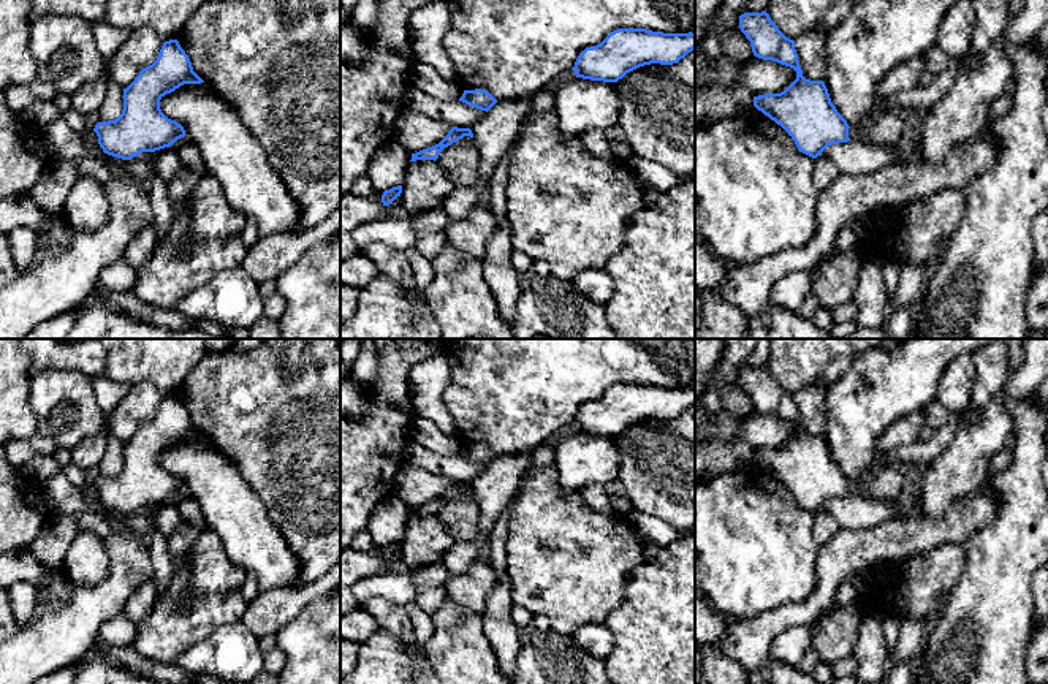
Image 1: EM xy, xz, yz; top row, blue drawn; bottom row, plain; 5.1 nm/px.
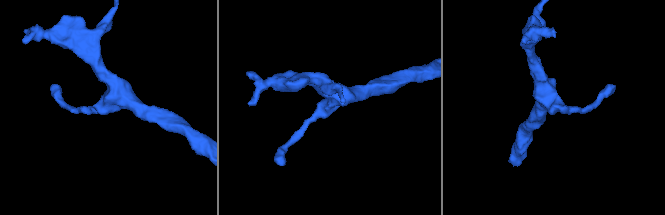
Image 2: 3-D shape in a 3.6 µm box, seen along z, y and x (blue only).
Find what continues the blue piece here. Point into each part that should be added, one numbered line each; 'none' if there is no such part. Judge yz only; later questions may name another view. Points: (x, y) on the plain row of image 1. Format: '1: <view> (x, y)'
none

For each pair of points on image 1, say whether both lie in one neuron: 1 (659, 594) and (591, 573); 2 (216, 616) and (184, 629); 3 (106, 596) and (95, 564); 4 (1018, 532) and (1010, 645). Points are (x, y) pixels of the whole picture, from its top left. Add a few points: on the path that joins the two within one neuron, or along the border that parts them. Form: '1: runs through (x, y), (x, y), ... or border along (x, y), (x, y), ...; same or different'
1: border along (646, 559), (632, 572), (622, 602), (607, 616); different
2: runs through (208, 616), (192, 624); same
3: border along (102, 540), (106, 573), (91, 585), (76, 583); different
4: runs through (1010, 561), (1010, 616); same

